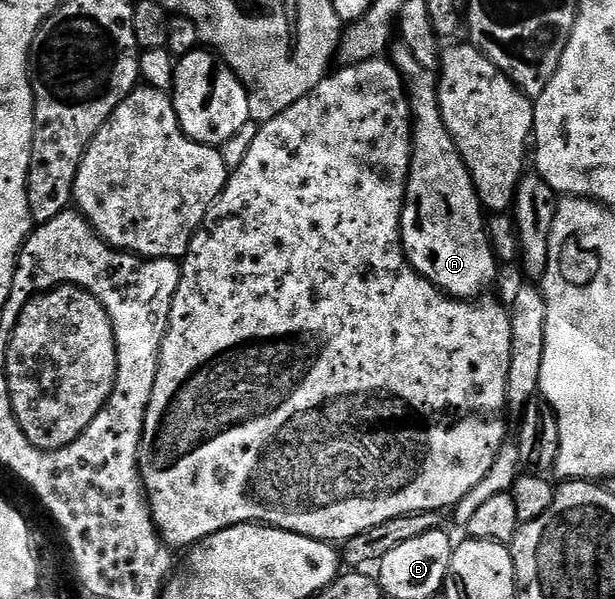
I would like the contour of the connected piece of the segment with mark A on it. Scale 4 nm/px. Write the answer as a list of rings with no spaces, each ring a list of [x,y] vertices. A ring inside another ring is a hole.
[[[401,44],[395,45],[388,54],[389,61],[402,73],[406,83],[406,94],[410,98],[410,117],[412,119],[412,141],[410,143],[410,175],[406,181],[406,199],[402,205],[402,247],[406,258],[418,275],[432,283],[438,289],[459,300],[478,300],[485,290],[494,286],[498,278],[500,263],[494,255],[490,243],[488,218],[484,213],[481,200],[474,187],[472,176],[462,159],[462,153],[456,148],[452,136],[446,127],[446,121],[438,99],[439,75],[426,70],[412,52]]]

